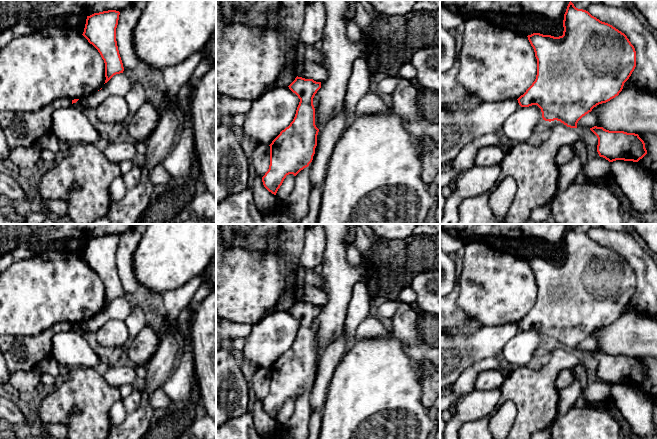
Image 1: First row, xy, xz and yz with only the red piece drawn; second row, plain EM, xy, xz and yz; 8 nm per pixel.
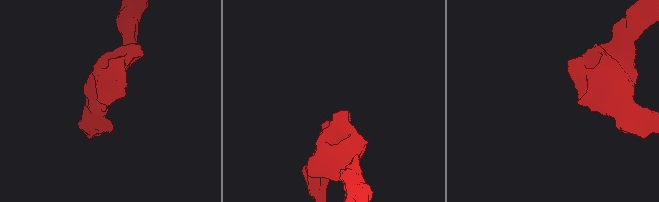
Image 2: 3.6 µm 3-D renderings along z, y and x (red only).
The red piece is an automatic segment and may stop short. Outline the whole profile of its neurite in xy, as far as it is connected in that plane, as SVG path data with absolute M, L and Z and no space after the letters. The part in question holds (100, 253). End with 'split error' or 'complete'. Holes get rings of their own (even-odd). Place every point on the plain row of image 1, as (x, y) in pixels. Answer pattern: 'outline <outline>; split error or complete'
outline M108 234L87 240L82 258L98 274L104 284L105 307L114 299L124 295L116 265L119 239L119 235Z; complete

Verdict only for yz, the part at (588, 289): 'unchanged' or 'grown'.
unchanged

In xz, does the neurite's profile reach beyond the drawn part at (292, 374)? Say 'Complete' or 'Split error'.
Complete

